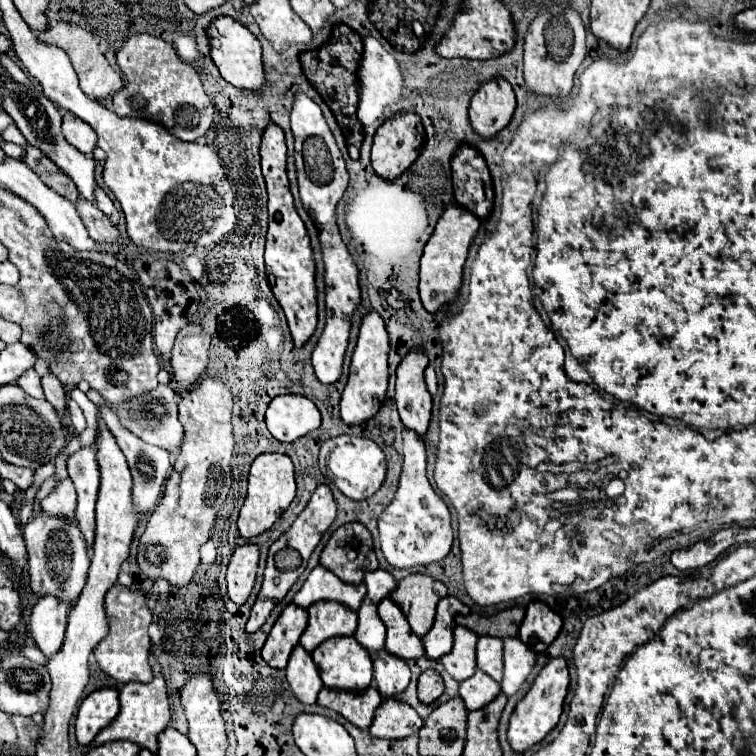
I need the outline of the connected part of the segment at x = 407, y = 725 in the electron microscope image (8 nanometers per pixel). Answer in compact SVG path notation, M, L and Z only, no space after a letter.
M384 700L376 714L374 722L368 728L368 732L374 738L384 740L400 740L406 738L422 728L422 718L416 714L416 710L410 704L404 704L400 700Z

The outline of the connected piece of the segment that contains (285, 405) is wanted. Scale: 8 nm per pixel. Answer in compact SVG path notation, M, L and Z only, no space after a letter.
M276 396L266 410L266 426L278 442L294 442L320 426L320 412L306 396Z

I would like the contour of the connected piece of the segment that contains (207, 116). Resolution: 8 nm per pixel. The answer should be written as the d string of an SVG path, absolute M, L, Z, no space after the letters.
M134 34L124 42L116 60L126 78L124 88L112 98L118 116L136 116L158 122L184 142L196 142L204 136L212 124L214 106L202 88L198 72L184 64L168 42L148 34Z

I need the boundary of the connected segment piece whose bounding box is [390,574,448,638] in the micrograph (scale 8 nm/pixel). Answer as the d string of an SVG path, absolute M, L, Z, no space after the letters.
M422 574L406 576L390 594L390 598L402 608L412 632L420 638L432 628L436 604L444 596L448 596L446 586Z

